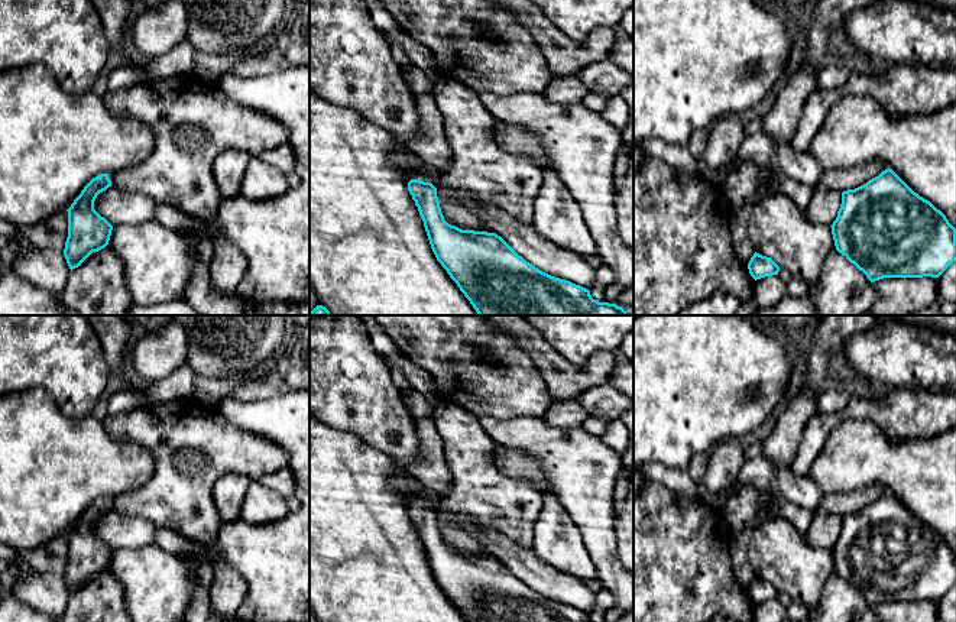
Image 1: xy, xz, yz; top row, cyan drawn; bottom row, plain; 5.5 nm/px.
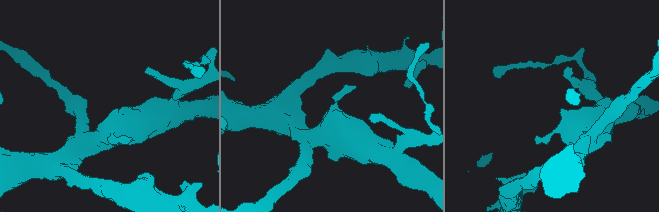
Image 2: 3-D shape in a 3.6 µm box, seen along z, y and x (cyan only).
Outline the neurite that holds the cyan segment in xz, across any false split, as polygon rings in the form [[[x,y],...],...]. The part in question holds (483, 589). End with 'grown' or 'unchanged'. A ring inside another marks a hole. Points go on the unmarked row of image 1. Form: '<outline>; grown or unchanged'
[[[425,487],[418,502],[408,506],[408,515],[437,584],[466,622],[592,622],[589,613],[526,586],[496,557],[448,548],[431,508],[444,496]]]; grown

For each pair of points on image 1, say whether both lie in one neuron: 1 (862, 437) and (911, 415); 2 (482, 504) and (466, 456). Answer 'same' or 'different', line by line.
1: different
2: same

